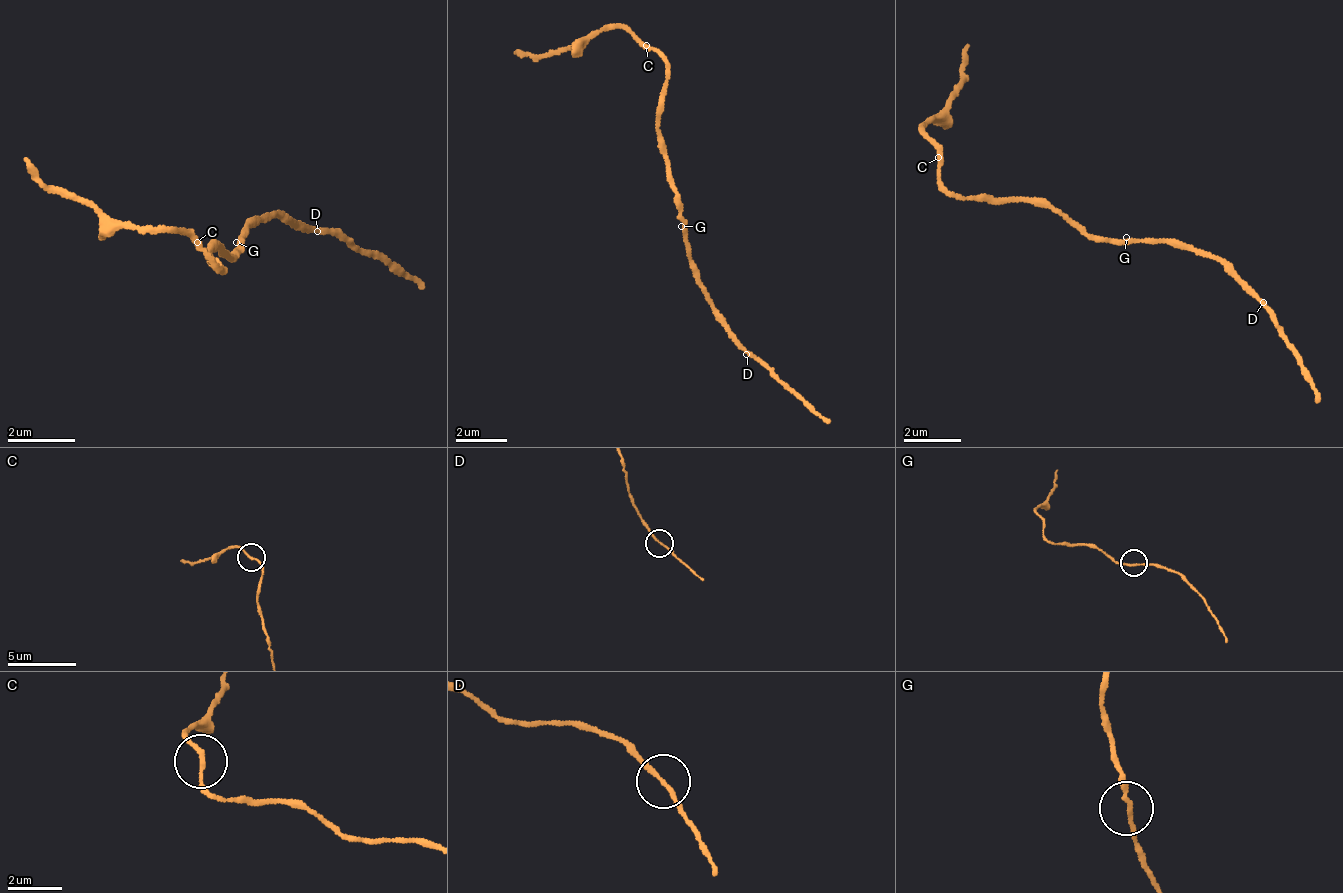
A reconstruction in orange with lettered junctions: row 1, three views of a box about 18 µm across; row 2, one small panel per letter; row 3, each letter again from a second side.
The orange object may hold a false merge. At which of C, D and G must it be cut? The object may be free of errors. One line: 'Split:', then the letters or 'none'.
Split: C

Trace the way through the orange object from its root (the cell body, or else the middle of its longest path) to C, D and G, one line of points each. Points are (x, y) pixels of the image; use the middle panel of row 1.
C: (675, 182), (668, 174), (668, 159), (662, 151), (662, 103), (668, 95), (668, 69), (654, 50), (648, 47)
D: (675, 182), (681, 196), (681, 238), (688, 244), (688, 268), (701, 294), (746, 354)
G: (675, 182), (675, 188), (681, 196), (681, 226)

